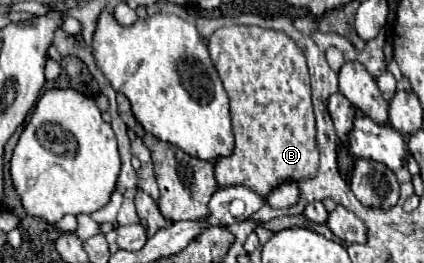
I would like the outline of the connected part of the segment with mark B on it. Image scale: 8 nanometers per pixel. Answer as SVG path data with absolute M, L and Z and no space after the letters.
M226 26L218 28L210 36L208 50L230 98L232 130L236 138L234 154L230 158L220 158L214 164L218 186L222 188L242 184L258 192L260 196L266 196L280 182L298 182L302 178L312 178L318 166L318 144L310 100L310 74L300 46L278 30L266 30L258 26Z

